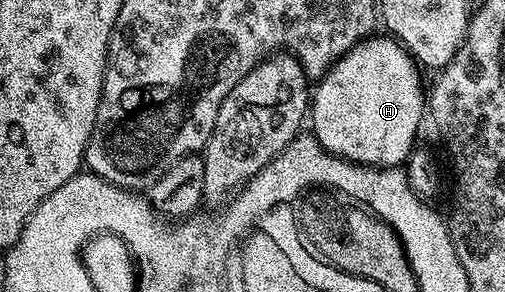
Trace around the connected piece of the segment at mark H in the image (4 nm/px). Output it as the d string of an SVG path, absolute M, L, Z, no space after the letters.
M378 35L345 52L314 84L309 127L311 123L315 139L339 159L365 167L401 167L416 150L415 138L423 119L425 123L425 87L423 91L420 68L399 40Z

